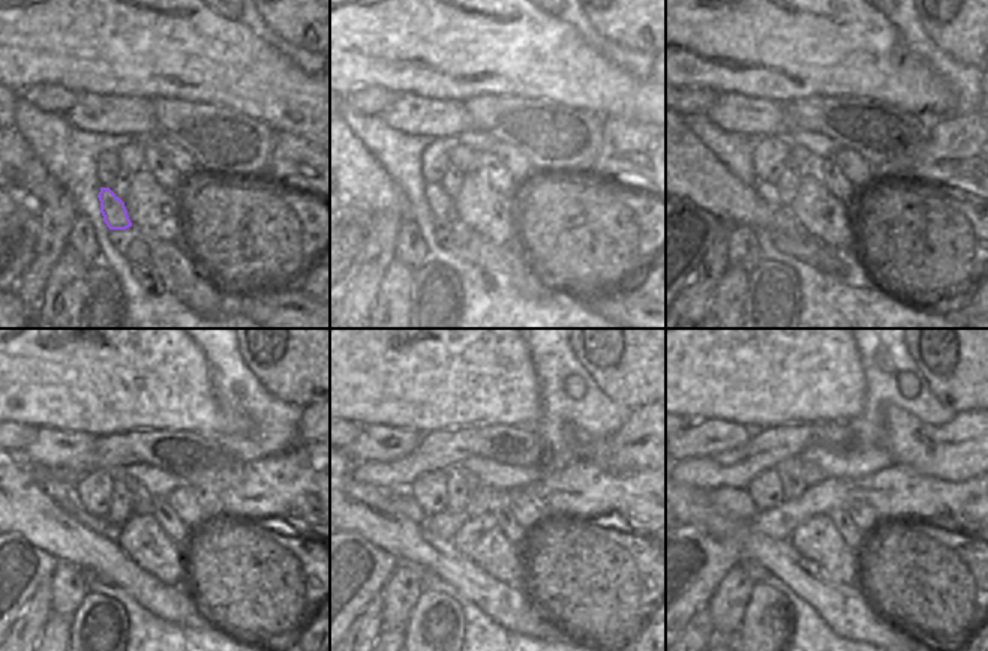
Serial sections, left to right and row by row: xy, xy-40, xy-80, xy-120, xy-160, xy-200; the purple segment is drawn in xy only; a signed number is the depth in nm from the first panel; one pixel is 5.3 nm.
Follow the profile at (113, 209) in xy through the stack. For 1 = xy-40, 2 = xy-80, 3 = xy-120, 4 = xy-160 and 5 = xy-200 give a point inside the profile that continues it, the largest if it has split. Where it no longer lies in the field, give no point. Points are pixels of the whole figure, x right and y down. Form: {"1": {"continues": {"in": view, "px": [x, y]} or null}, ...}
{"1": {"continues": {"in": "xy-40", "px": [441, 204]}}, "2": {"continues": {"in": "xy-80", "px": [769, 192]}}, "3": {"continues": {"in": "xy-120", "px": [95, 524]}}, "4": {"continues": {"in": "xy-160", "px": [402, 501]}}, "5": {"continues": {"in": "xy-200", "px": [738, 504]}}}

